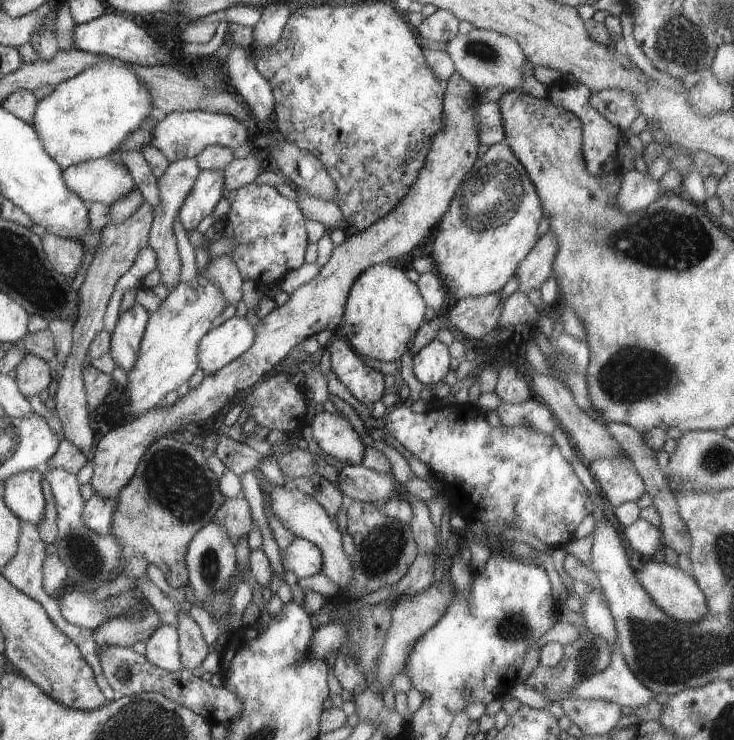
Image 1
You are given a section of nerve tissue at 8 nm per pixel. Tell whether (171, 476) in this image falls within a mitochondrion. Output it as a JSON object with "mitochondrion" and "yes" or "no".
{"mitochondrion":"yes"}

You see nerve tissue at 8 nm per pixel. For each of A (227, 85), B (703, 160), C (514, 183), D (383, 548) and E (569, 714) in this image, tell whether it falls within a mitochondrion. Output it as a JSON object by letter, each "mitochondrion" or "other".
{"A":"other","B":"other","C":"mitochondrion","D":"mitochondrion","E":"other"}

